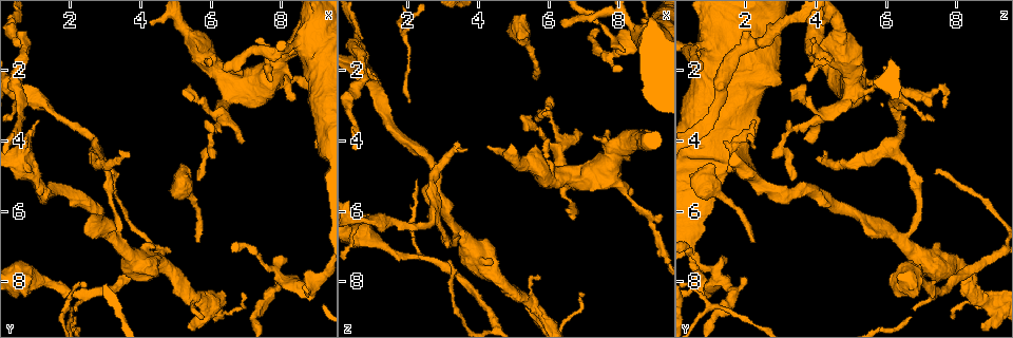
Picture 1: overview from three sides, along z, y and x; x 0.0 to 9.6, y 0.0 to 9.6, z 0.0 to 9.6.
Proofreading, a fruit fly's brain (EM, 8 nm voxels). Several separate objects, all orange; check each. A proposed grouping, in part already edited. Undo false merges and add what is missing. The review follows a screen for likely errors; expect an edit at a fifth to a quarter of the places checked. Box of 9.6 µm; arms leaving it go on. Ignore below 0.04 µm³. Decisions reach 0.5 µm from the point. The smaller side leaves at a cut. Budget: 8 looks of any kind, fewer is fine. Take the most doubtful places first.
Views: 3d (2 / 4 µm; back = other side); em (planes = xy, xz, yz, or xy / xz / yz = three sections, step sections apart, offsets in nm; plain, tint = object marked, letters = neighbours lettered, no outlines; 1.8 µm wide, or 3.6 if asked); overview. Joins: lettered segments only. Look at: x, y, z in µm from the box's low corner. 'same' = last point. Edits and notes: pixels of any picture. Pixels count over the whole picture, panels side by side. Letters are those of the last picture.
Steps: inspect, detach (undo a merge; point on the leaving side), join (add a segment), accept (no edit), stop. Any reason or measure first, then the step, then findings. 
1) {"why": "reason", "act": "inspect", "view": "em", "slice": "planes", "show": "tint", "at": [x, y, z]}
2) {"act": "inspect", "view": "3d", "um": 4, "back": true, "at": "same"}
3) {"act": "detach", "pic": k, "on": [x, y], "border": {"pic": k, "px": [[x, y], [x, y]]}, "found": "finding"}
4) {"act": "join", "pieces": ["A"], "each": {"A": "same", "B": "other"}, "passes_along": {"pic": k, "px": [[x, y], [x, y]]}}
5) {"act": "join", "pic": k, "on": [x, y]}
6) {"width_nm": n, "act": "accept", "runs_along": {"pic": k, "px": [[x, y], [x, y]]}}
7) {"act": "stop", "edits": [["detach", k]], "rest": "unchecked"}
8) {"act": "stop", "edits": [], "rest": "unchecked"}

{"why": "tapers out", "act": "inspect", "view": "em", "slice": "planes", "show": "letters", "at": [5.60, 6.85, 2.30]}

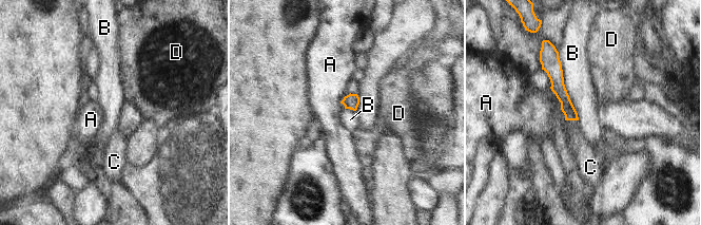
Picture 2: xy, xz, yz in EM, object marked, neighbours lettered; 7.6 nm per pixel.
{"act": "join", "pieces": ["C"], "each": {"A": "other", "B": "other", "C": "same", "D": "other"}, "found": "it goes on there"}

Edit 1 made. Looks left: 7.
{"why": "see it whole again", "act": "inspect", "view": "overview"}

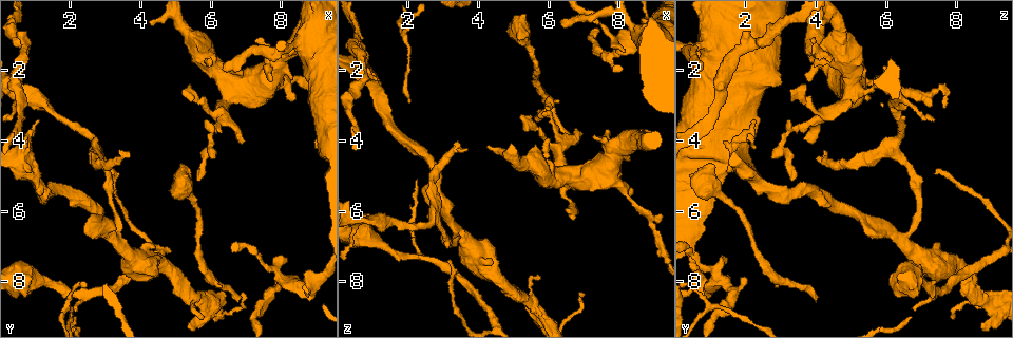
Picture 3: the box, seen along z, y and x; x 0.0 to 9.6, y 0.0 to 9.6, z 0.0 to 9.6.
{"why": "long arm stops here", "act": "inspect", "view": "3d", "um": 4, "back": true, "at": [6.70, 8.55, 4.00]}

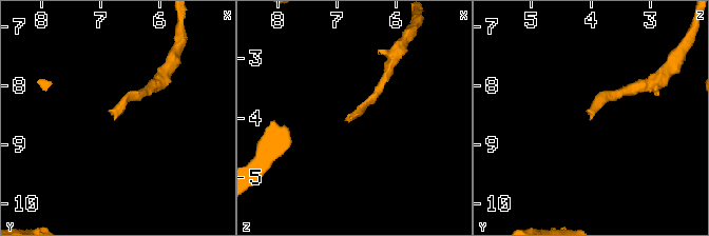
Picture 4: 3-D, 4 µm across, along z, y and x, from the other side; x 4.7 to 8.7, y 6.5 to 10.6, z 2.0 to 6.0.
{"why": "shape alone is not enough", "act": "inspect", "view": "em", "slice": "planes", "show": "plain", "at": [6.70, 8.60, 4.00]}

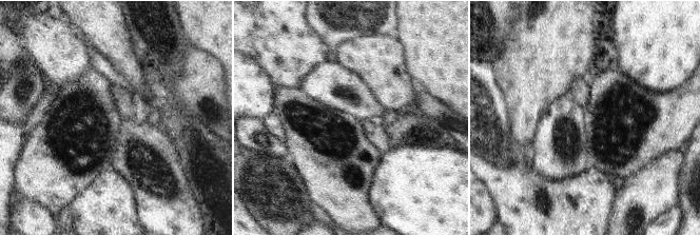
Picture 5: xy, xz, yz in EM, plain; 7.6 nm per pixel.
{"act": "inspect", "view": "em", "slice": "planes", "show": "letters", "at": "same"}

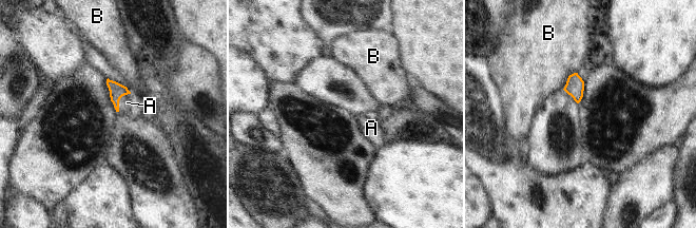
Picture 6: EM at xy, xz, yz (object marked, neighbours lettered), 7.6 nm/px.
{"act": "join", "pieces": ["A"], "each": {"A": "same", "B": "other"}, "passes_along": {"pic": 6, "px": [[116, 90], [119, 99], [127, 102]]}, "found": "it goes on there"}

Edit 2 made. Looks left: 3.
{"why": "free end", "act": "inspect", "view": "3d", "um": 4, "at": [5.65, 5.10, 3.35]}

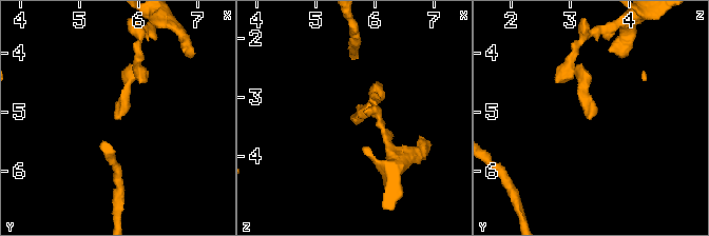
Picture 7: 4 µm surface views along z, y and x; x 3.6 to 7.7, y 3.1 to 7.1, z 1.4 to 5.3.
{"act": "inspect", "view": "em", "um": 3.6, "slice": "xy", "step": 16, "show": "tint", "at": [5.60, 5.15, 3.30]}

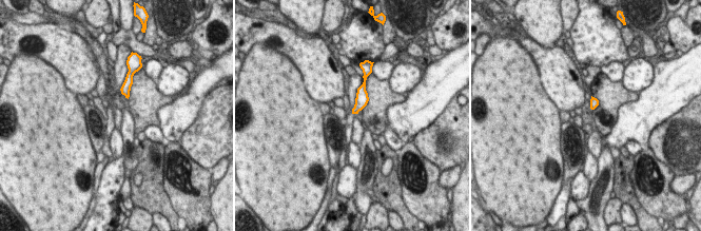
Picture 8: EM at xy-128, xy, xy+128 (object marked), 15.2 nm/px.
{"why": "another direction", "act": "inspect", "view": "em", "um": 3.6, "slice": "yz", "step": 16, "show": "letters", "at": "same"}

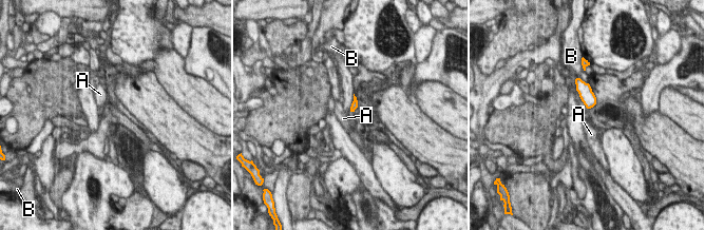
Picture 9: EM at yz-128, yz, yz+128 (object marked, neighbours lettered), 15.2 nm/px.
{"act": "accept", "each": {"A": "other", "B": "other"}, "border": {"pic": 9, "px": [[354, 94], [349, 111]]}, "found": "no lettered segment goes on from it"}

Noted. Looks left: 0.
{"act": "stop", "edits": [["join", 2], ["join", 6]], "rest": "unchecked"}

